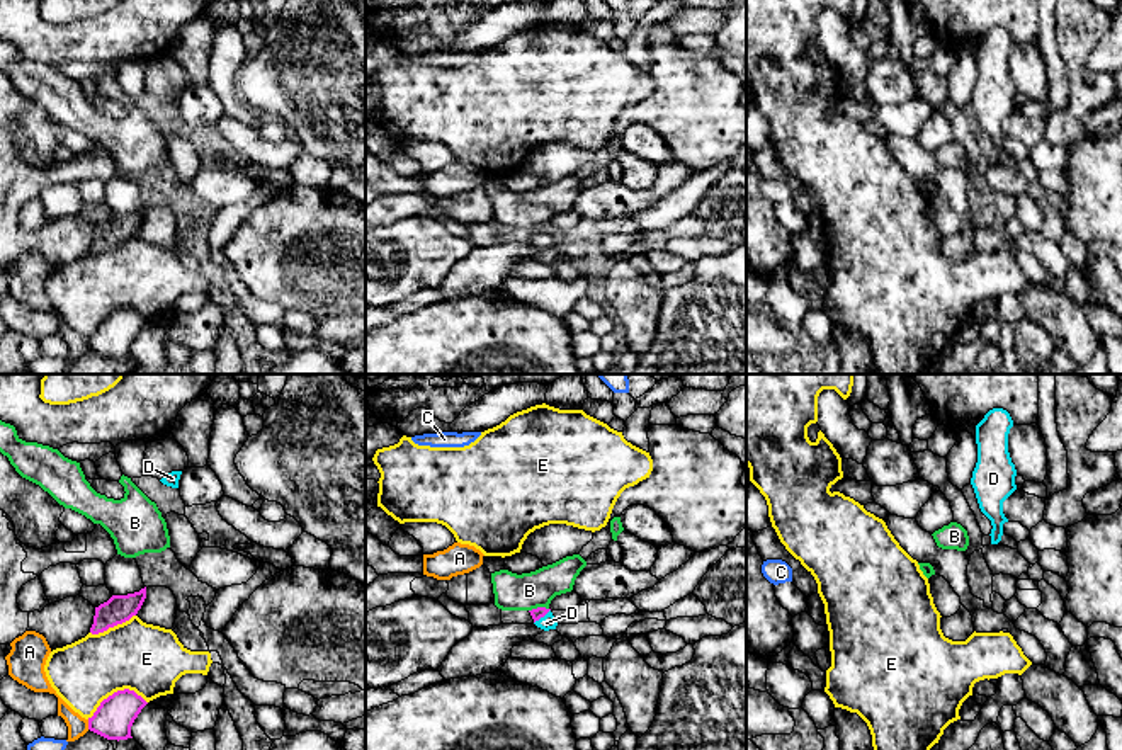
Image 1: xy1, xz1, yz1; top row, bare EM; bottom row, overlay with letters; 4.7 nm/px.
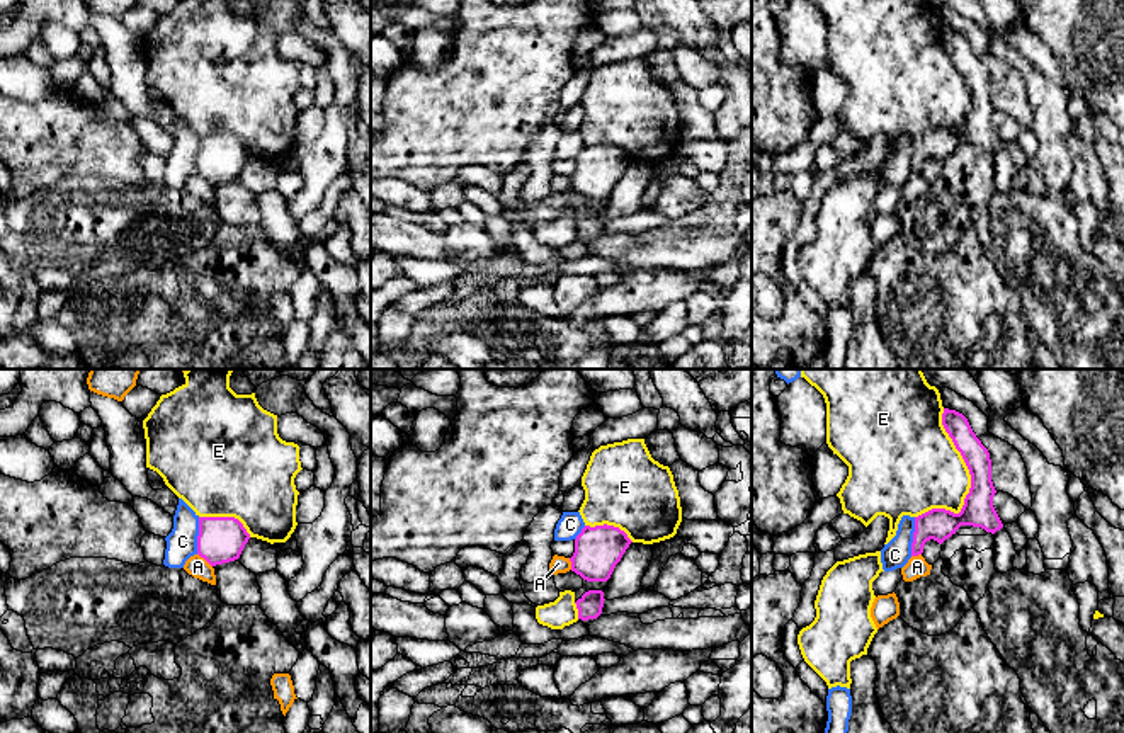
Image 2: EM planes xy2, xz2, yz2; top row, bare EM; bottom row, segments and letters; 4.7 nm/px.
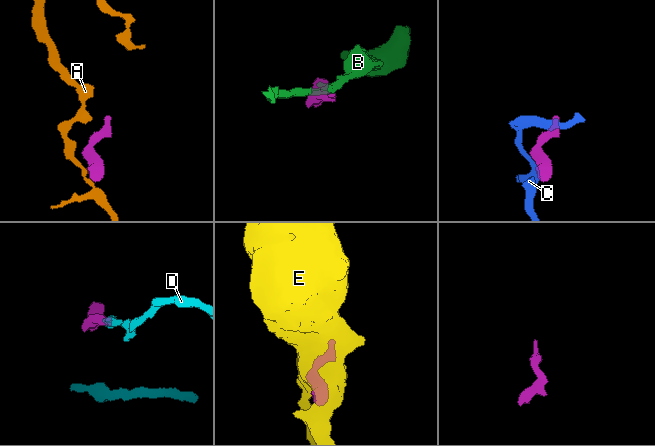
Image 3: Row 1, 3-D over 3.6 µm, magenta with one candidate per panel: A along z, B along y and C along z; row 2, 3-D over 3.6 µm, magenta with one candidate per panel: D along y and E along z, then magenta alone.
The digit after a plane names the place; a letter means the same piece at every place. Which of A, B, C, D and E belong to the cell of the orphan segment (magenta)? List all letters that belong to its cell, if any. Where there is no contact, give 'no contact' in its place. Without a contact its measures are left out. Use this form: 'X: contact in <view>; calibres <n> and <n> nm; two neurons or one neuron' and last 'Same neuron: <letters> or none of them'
A: contact in xy2; calibres 220 and 100 nm; two neurons
B: contact in xz1; calibres 50 and 180 nm; two neurons
C: contact in yz2; calibres 160 and 130 nm; two neurons
D: contact in xz1; calibres 50 and 70 nm; one neuron
E: contact in yz2; calibres 150 and 380 nm; two neurons
Same neuron: D

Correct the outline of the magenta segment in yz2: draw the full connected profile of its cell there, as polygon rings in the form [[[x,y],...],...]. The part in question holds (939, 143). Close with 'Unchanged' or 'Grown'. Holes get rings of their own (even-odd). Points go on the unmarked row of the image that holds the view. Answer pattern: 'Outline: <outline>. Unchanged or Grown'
Outline: [[[944,27],[942,44],[969,88],[971,107],[959,133],[945,128],[932,128],[915,136],[911,175],[922,173],[925,162],[930,158],[942,163],[961,145],[981,146],[991,153],[1003,146],[993,126],[996,109],[991,100],[988,68],[976,56],[962,32]]]. Unchanged

